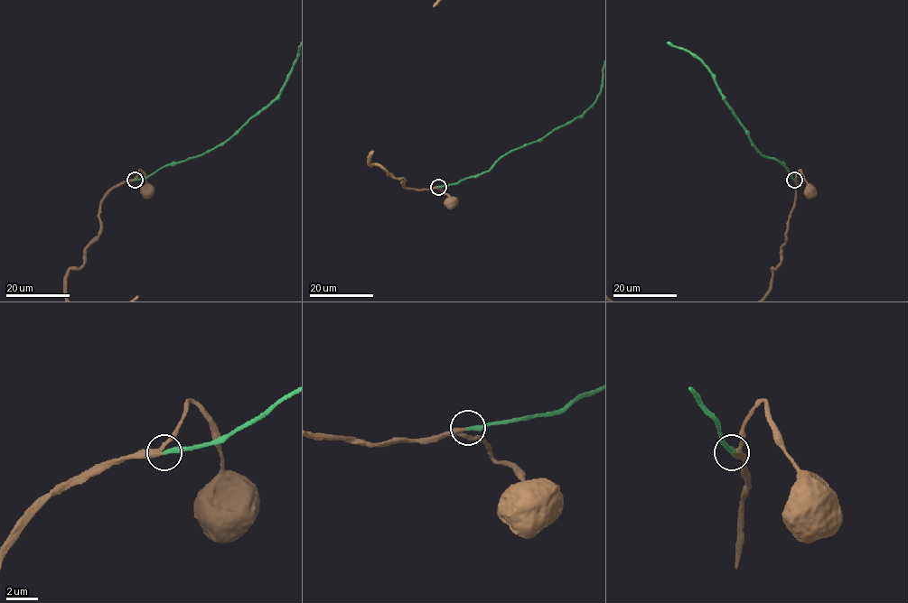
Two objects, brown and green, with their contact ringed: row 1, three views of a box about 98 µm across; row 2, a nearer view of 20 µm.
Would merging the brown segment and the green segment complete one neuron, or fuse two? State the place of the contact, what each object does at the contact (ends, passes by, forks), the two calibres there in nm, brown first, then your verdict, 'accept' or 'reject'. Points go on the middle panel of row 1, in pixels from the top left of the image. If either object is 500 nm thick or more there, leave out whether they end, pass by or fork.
place (438, 187); brown passes by; green ends; calibres 280 and 340 nm; accept

